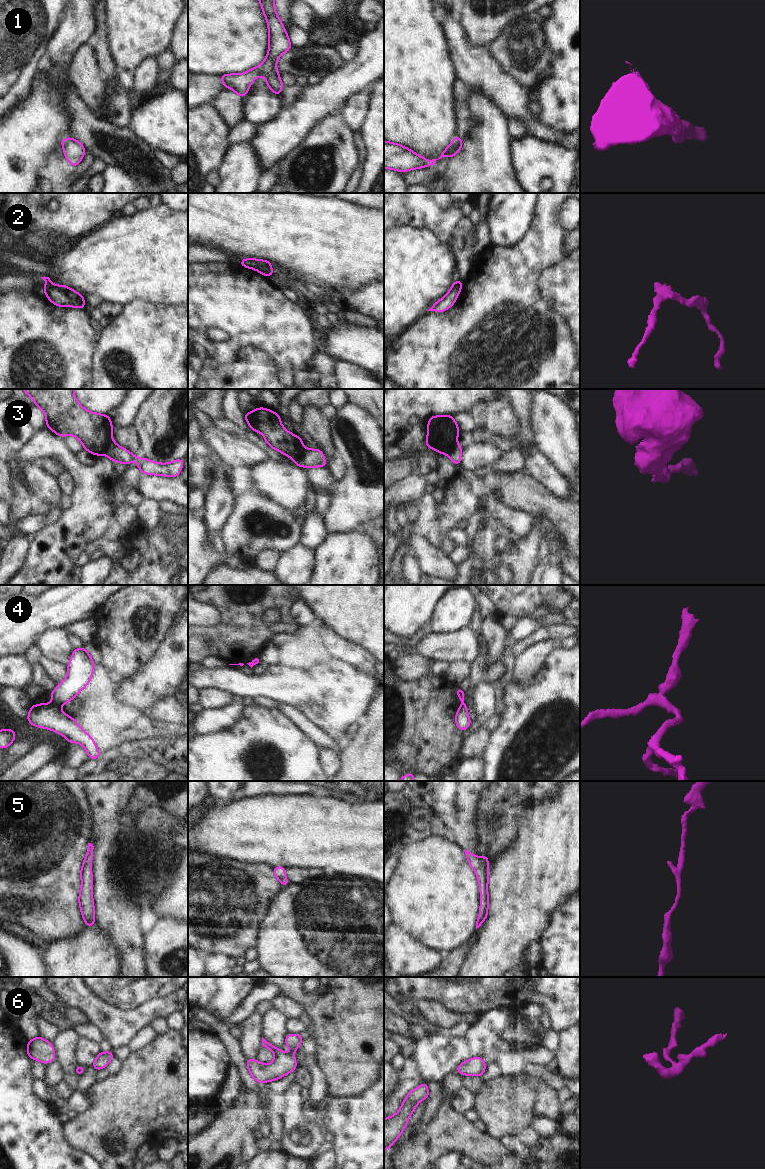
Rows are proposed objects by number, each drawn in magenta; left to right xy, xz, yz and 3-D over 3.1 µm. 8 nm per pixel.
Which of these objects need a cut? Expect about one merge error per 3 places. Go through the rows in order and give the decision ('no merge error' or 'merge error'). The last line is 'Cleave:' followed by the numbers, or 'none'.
1: merge error
2: merge error
3: merge error
4: merge error
5: no merge error
6: no merge error
Cleave: 1, 2, 3, 4

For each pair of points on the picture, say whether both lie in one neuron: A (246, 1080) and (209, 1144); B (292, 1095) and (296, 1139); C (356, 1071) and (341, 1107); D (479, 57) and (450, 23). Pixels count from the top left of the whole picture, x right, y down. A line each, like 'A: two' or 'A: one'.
A: two
B: one
C: two
D: one

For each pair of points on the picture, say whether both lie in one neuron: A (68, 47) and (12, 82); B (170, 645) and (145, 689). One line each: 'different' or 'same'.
A: different
B: same

